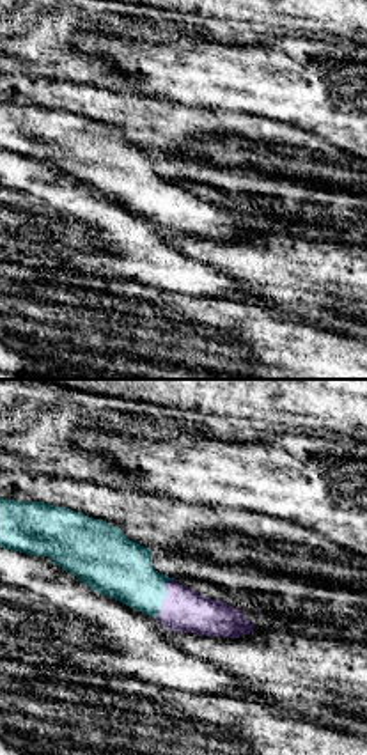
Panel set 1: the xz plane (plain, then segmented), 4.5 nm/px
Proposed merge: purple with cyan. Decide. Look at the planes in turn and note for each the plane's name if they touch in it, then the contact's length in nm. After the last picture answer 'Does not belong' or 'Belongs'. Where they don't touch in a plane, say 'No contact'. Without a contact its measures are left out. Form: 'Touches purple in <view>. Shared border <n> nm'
Touches purple in xz. Shared border 200 nm

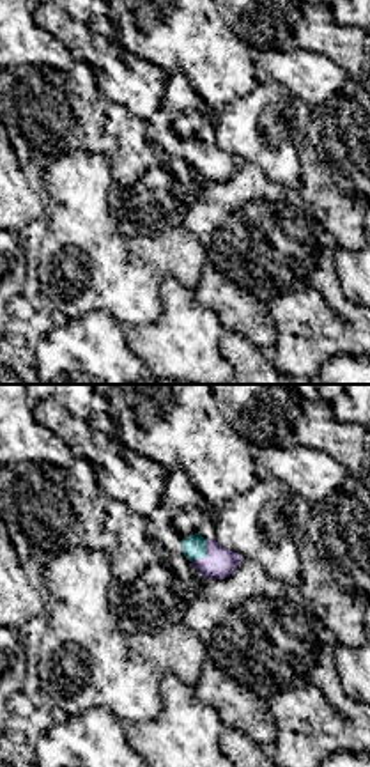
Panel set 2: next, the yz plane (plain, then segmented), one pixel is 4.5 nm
Touches purple in yz. Shared border 130 nm

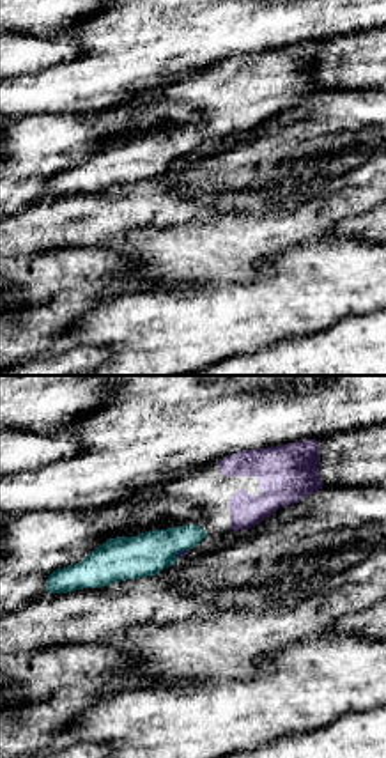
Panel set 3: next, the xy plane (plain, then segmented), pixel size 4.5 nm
Touches purple in xy. Shared border 60 nm

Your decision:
Belongs

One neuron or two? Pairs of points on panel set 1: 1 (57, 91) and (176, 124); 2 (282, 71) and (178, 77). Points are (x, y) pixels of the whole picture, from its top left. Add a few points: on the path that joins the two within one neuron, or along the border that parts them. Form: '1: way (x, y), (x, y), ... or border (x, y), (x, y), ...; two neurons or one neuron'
1: way (87, 100), (132, 114), (146, 123); one neuron
2: way (256, 77), (204, 77); one neuron

